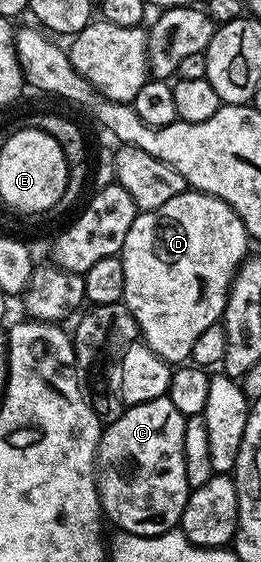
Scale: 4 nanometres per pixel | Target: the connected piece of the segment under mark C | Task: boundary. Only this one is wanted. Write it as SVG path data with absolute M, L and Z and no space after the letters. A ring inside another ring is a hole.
M168 395L159 399L151 399L147 403L139 403L138 405L130 405L119 415L119 419L115 419L115 423L105 425L101 430L101 442L97 444L97 493L101 497L101 511L106 518L109 517L117 524L116 528L123 533L131 535L143 535L144 537L154 537L160 533L166 533L169 529L178 528L181 516L185 510L185 504L190 495L190 487L187 483L187 471L183 463L183 431L185 430L185 417L179 411L179 407L175 407L175 403L171 403Z

